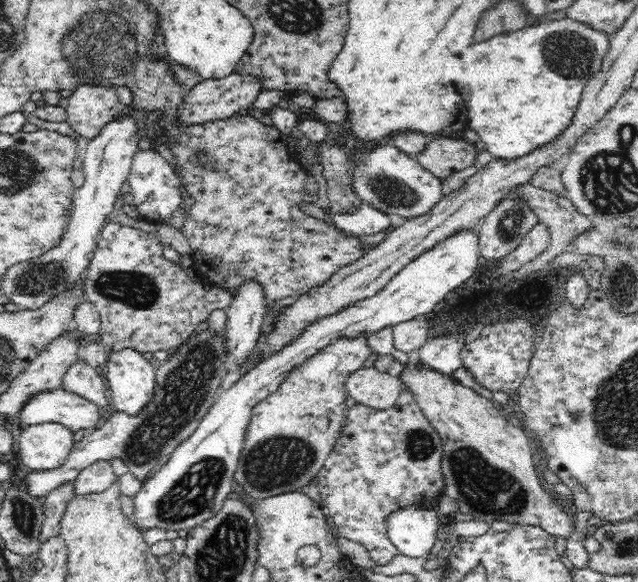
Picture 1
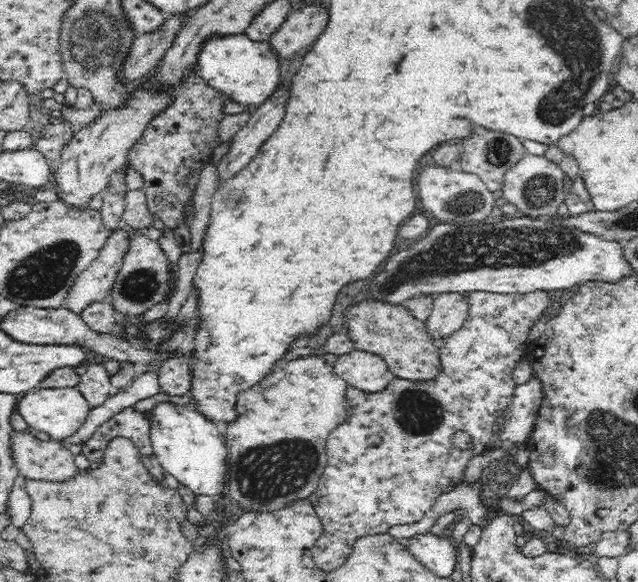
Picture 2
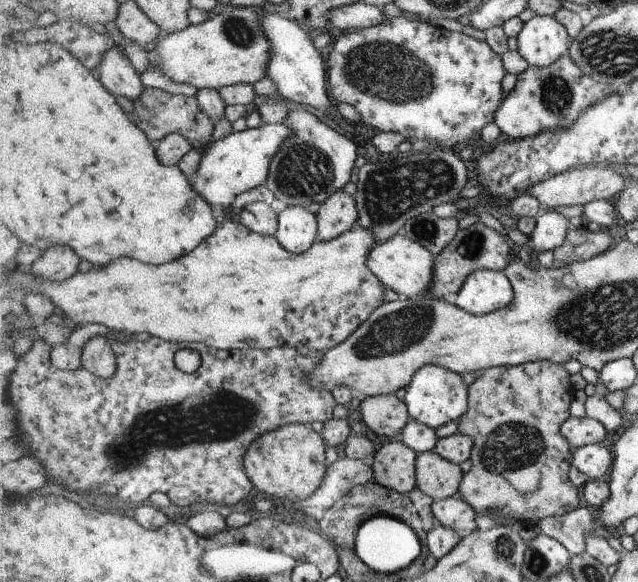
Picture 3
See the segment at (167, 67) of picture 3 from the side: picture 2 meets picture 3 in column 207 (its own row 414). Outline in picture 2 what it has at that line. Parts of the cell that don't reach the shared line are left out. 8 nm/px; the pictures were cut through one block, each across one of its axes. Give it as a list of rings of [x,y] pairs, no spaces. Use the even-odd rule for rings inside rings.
[[[77,385],[48,387],[30,390],[20,395],[16,410],[20,412],[28,426],[44,431],[60,441],[80,428],[89,415],[90,405]]]

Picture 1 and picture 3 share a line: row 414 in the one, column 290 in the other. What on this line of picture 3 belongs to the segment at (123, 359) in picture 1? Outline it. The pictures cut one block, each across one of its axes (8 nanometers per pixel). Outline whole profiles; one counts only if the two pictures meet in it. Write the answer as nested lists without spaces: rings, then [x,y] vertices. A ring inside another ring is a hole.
[[[286,122],[261,124],[255,129],[235,132],[232,136],[214,142],[203,152],[197,172],[191,177],[193,187],[212,206],[234,207],[237,198],[246,191],[264,185],[269,178],[269,166],[285,138],[293,135]]]

